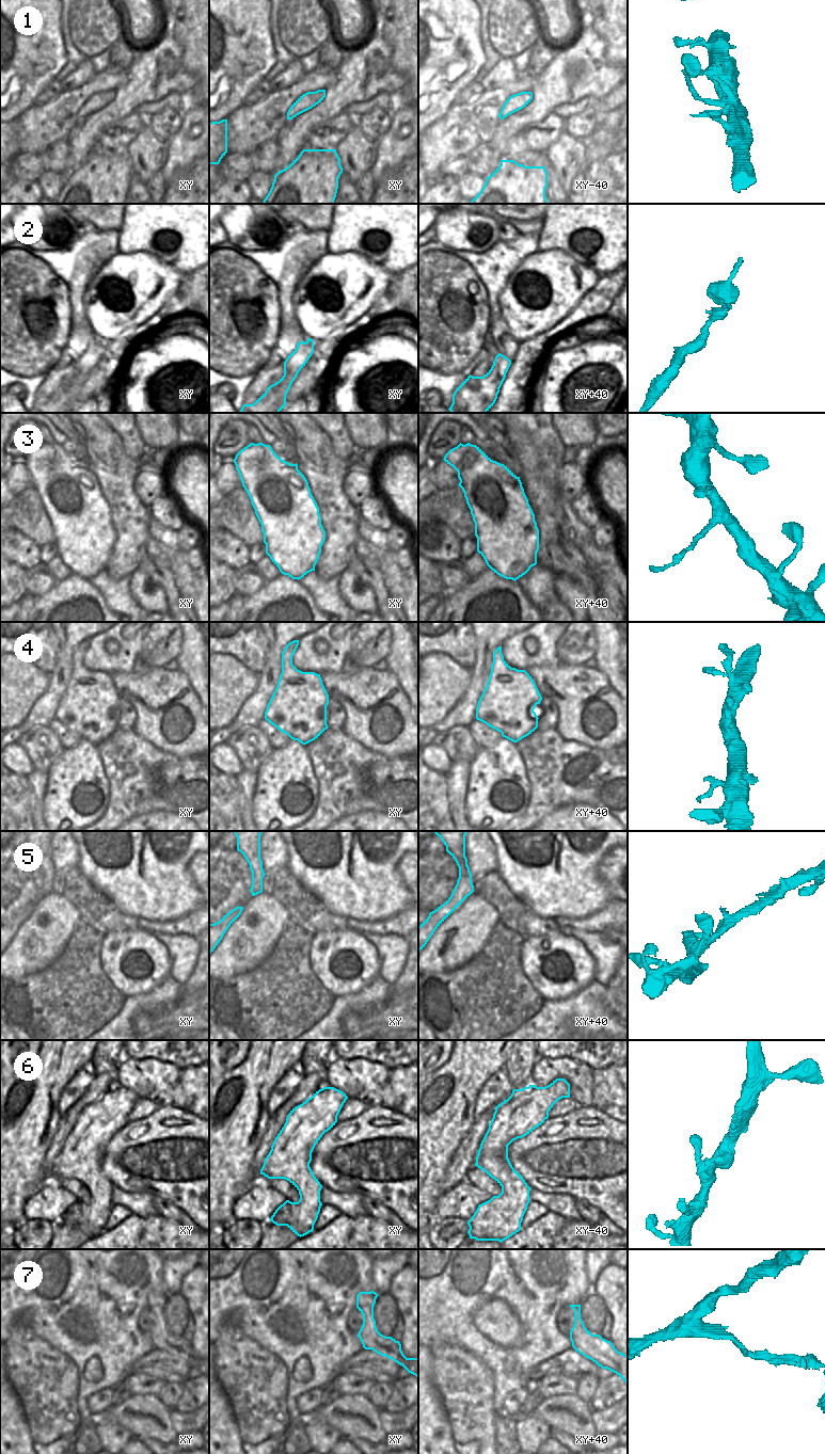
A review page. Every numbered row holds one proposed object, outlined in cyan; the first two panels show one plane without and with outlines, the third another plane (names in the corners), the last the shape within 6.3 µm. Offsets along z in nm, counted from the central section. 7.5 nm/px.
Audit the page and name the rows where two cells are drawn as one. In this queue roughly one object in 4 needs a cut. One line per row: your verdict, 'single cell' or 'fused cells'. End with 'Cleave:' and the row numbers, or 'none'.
1: single cell
2: single cell
3: single cell
4: single cell
5: single cell
6: single cell
7: single cell
Cleave: none

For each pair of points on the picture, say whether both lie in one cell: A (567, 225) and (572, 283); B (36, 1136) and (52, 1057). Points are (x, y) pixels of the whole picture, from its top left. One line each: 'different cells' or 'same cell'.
A: different cells
B: same cell

